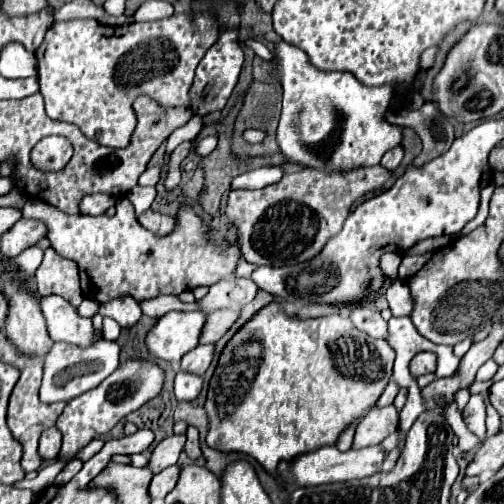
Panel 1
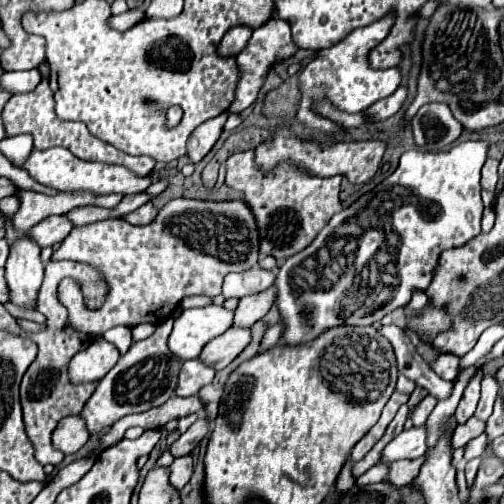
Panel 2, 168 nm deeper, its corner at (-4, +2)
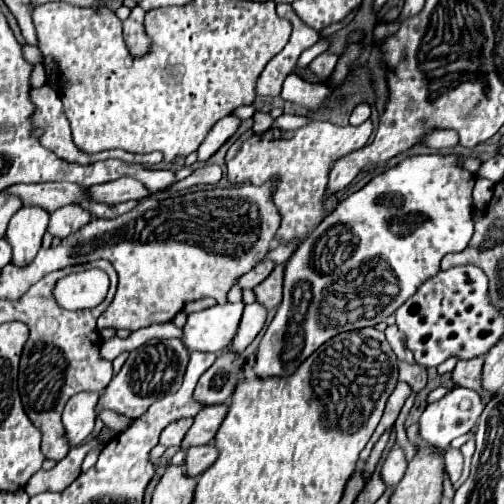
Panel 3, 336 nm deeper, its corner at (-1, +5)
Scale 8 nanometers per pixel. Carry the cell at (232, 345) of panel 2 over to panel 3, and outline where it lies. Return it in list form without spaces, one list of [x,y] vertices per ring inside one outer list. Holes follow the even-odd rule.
[[[261,302],[247,304],[245,312],[243,312],[241,326],[239,326],[239,332],[237,332],[237,338],[233,338],[229,348],[237,350],[237,352],[243,352],[253,342],[253,338],[261,332],[261,328],[265,324],[265,318],[267,318],[267,310],[265,310],[265,306],[261,306]]]

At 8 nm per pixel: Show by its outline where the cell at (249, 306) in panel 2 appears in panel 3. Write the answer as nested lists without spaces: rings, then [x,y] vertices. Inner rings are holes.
[[[285,262],[277,264],[273,272],[255,288],[257,302],[261,302],[267,310],[277,308],[281,304],[281,292],[283,292],[283,272],[285,272]]]

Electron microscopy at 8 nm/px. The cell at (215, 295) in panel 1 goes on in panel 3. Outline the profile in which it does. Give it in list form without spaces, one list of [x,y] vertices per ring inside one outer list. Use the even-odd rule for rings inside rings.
[[[265,258],[259,266],[255,266],[251,272],[247,272],[243,278],[239,278],[237,286],[241,286],[241,288],[255,288],[271,274],[273,268],[275,268],[275,264],[269,258]]]

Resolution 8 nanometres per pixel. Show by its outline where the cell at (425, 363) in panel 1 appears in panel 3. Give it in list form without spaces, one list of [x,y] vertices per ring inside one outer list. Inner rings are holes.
[[[475,358],[475,360],[467,360],[467,362],[457,362],[455,370],[453,370],[453,382],[457,386],[467,386],[473,388],[477,394],[481,394],[483,398],[493,398],[495,392],[487,392],[481,384],[481,372],[483,372],[483,358]]]

